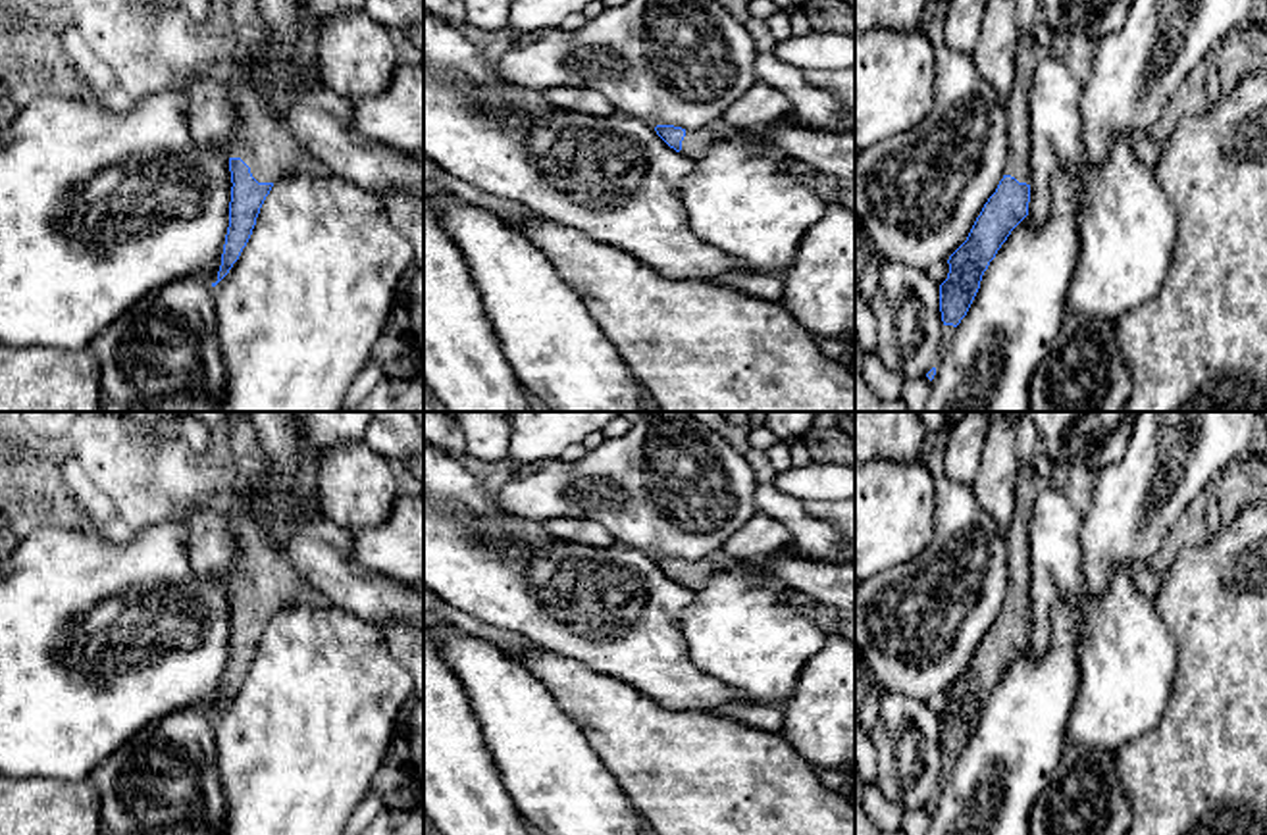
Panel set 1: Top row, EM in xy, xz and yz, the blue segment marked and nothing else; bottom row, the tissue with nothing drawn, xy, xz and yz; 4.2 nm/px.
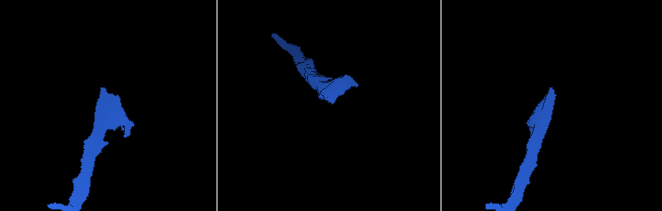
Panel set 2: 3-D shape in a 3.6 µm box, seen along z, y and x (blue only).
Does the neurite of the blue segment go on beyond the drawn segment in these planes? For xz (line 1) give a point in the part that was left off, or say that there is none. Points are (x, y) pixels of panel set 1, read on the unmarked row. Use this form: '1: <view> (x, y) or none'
1: xz (696, 574)

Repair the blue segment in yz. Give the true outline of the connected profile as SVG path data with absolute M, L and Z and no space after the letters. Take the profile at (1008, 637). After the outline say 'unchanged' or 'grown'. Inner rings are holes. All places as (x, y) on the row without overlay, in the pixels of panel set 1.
M1032 464L1019 468L1015 483L1015 514L1007 529L1007 596L1005 606L999 612L996 623L984 635L976 648L967 671L949 687L947 710L940 716L940 743L944 756L957 758L967 746L978 720L984 702L996 689L1001 675L1007 671L1011 662L1028 646L1030 633L1030 512L1032 504L1042 487L1042 479L1036 475Z; grown

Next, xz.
M722 550L712 552L703 560L682 560L674 556L657 556L657 566L676 583L682 583L689 591L701 591L711 573L728 569L734 566L734 560Z; grown

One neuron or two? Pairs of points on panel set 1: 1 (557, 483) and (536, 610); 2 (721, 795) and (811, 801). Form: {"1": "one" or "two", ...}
{"1": "two", "2": "one"}

